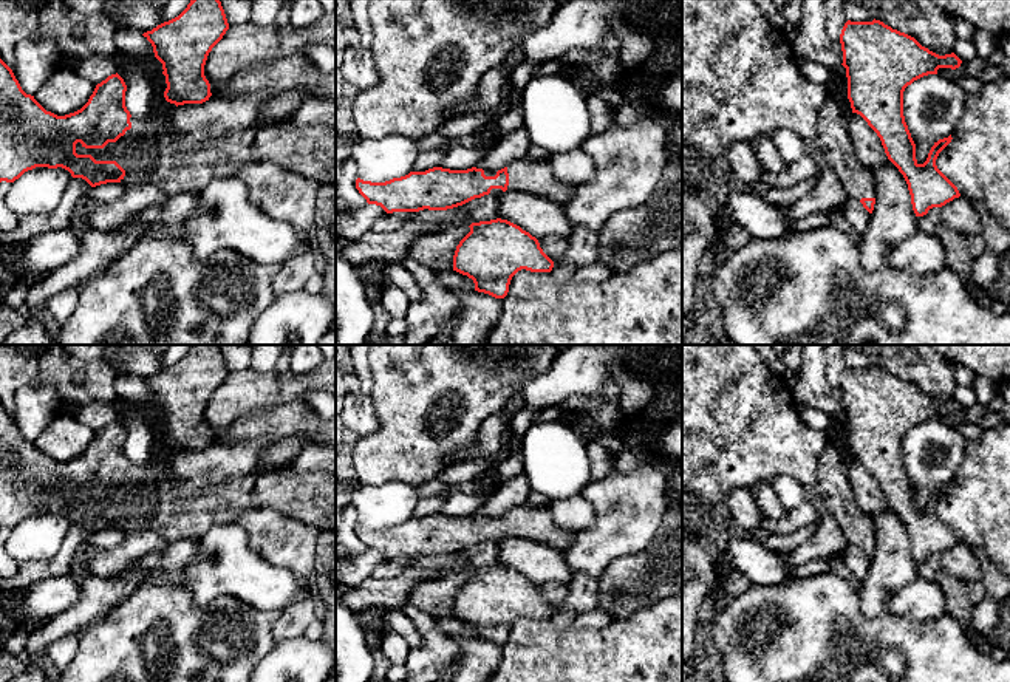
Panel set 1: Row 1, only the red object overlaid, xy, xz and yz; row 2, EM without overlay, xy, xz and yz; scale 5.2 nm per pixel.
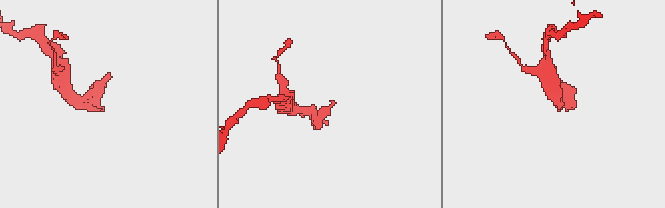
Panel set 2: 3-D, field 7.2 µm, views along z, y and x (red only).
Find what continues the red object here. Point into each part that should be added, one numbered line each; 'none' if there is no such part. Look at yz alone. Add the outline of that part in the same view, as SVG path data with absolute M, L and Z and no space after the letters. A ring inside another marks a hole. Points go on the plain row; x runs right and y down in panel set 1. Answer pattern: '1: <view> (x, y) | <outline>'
1: yz (857, 526) | M827 442L818 459L818 492L851 544L875 544L872 515L857 506L848 470L849 461Z

